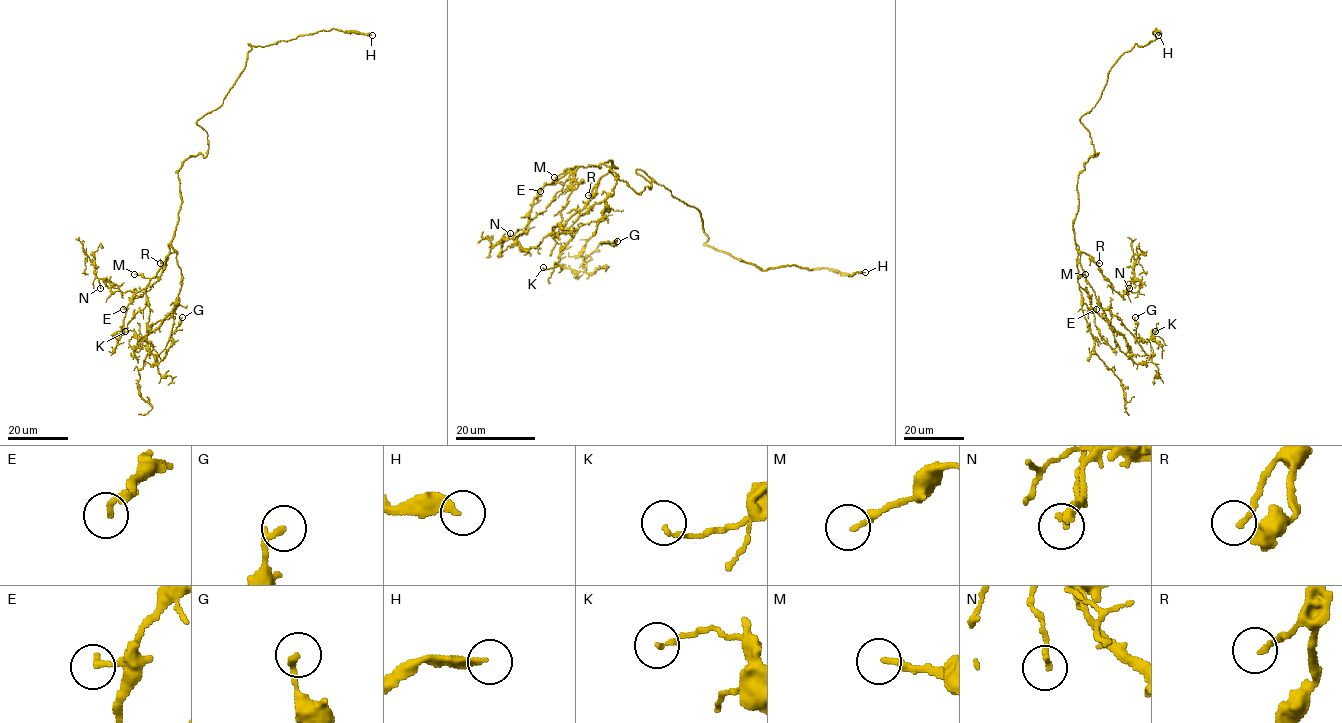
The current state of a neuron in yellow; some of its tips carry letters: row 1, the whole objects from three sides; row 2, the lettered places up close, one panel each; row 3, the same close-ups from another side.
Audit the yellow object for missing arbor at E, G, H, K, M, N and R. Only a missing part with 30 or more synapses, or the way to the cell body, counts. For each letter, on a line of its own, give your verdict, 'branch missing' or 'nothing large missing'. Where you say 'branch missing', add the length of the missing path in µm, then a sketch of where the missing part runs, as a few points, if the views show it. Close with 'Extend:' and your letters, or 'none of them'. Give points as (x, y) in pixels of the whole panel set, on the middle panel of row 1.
E: branch missing; missing 25 µm; course (540, 191), (517, 208), (496, 212), (489, 221)
G: nothing large missing
H: branch missing; missing 15 µm; course (865, 272), (877, 281), (883, 296)
K: nothing large missing
M: branch missing; missing 45 µm; course (554, 177), (539, 178), (502, 214), (496, 231), (502, 231)
N: nothing large missing
R: branch missing; missing 25 µm; course (588, 195), (570, 206), (557, 207), (526, 240)
Extend: E, H, M, R

